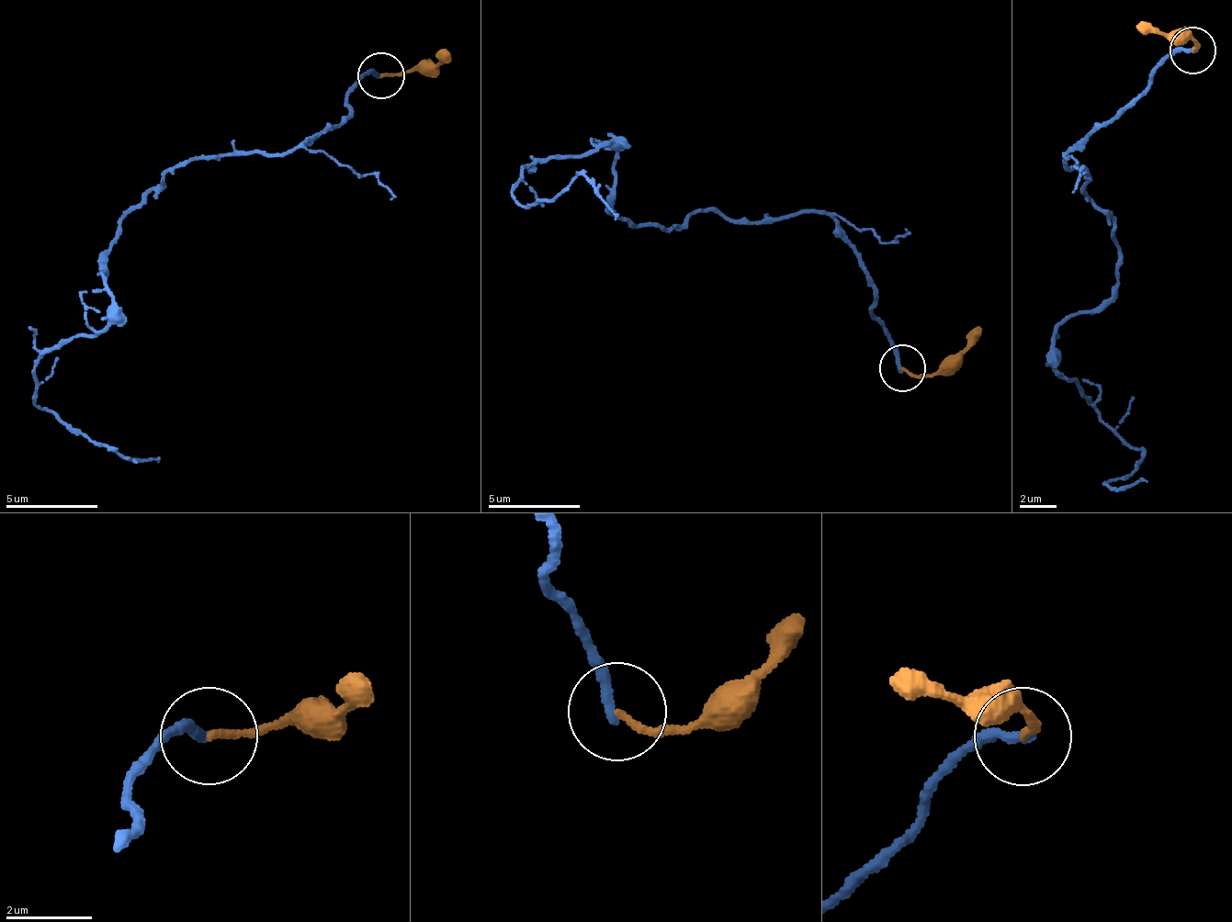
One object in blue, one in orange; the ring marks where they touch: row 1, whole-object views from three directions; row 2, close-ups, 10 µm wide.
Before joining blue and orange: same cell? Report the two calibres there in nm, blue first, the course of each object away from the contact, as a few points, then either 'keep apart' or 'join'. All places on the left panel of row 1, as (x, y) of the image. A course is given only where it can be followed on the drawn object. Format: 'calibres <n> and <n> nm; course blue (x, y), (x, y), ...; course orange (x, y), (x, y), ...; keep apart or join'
calibres 240 and 170 nm; course blue (378, 74), (293, 148), (171, 166), (120, 221), (83, 337), (36, 368), (39, 407), (160, 464); course orange (381, 74), (397, 75), (436, 64), (446, 50); keep apart

